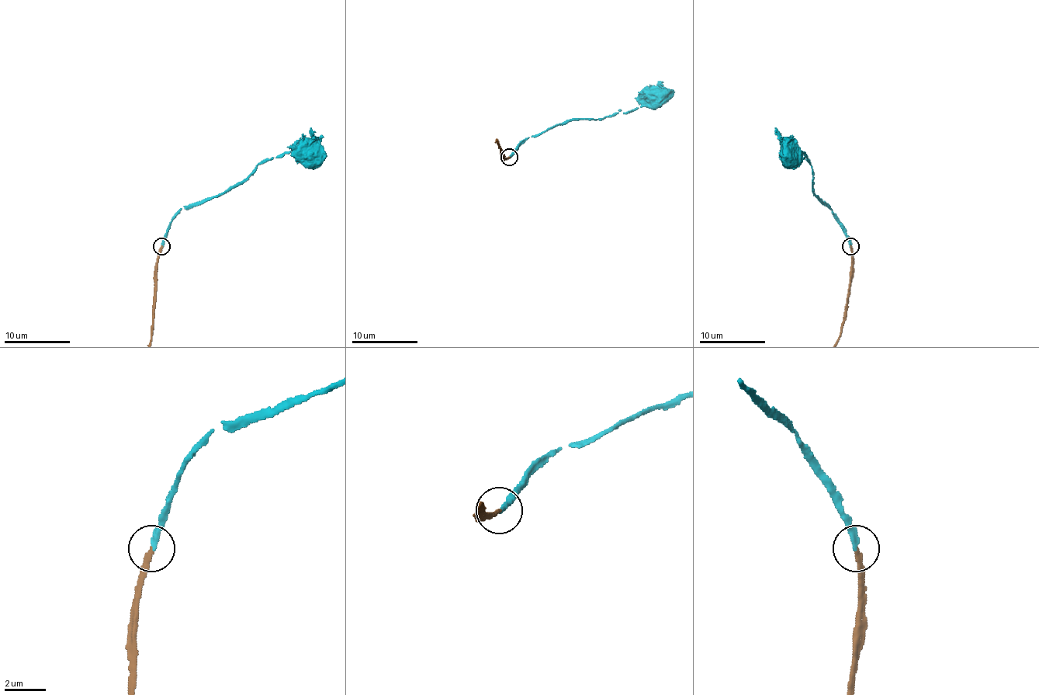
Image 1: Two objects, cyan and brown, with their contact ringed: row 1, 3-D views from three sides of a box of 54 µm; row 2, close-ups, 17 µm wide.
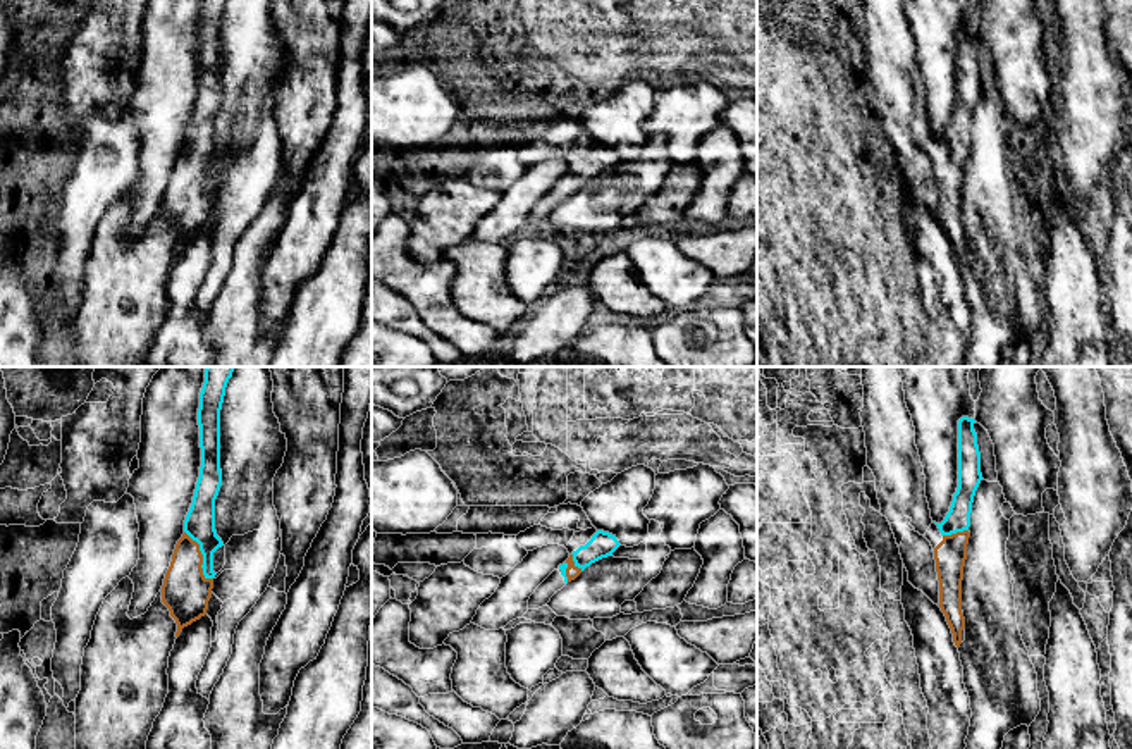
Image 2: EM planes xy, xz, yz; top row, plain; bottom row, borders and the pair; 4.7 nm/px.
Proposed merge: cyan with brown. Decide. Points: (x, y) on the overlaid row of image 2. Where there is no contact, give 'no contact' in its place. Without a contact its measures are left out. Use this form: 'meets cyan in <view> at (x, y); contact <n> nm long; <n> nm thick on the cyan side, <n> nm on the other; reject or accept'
meets cyan in xy at (203, 557); contact 260 nm long; 140 nm thick on the cyan side, 220 nm on the other; accept

